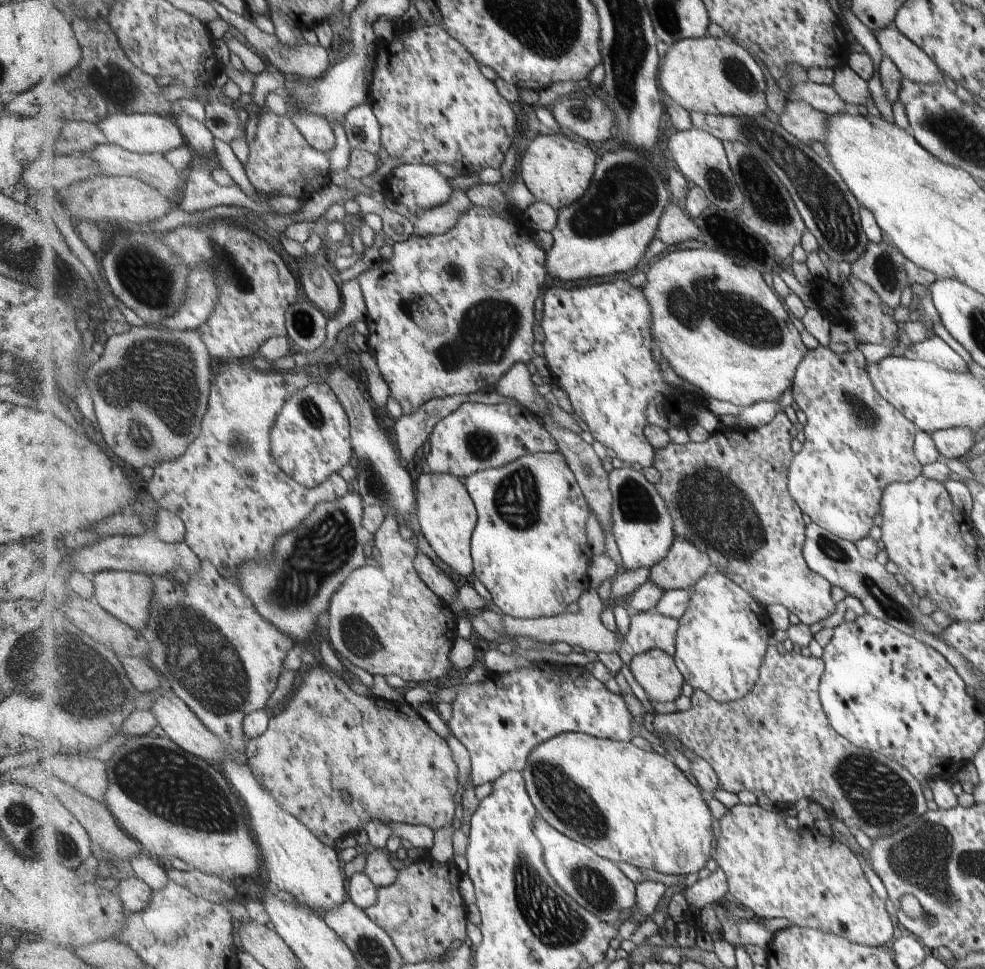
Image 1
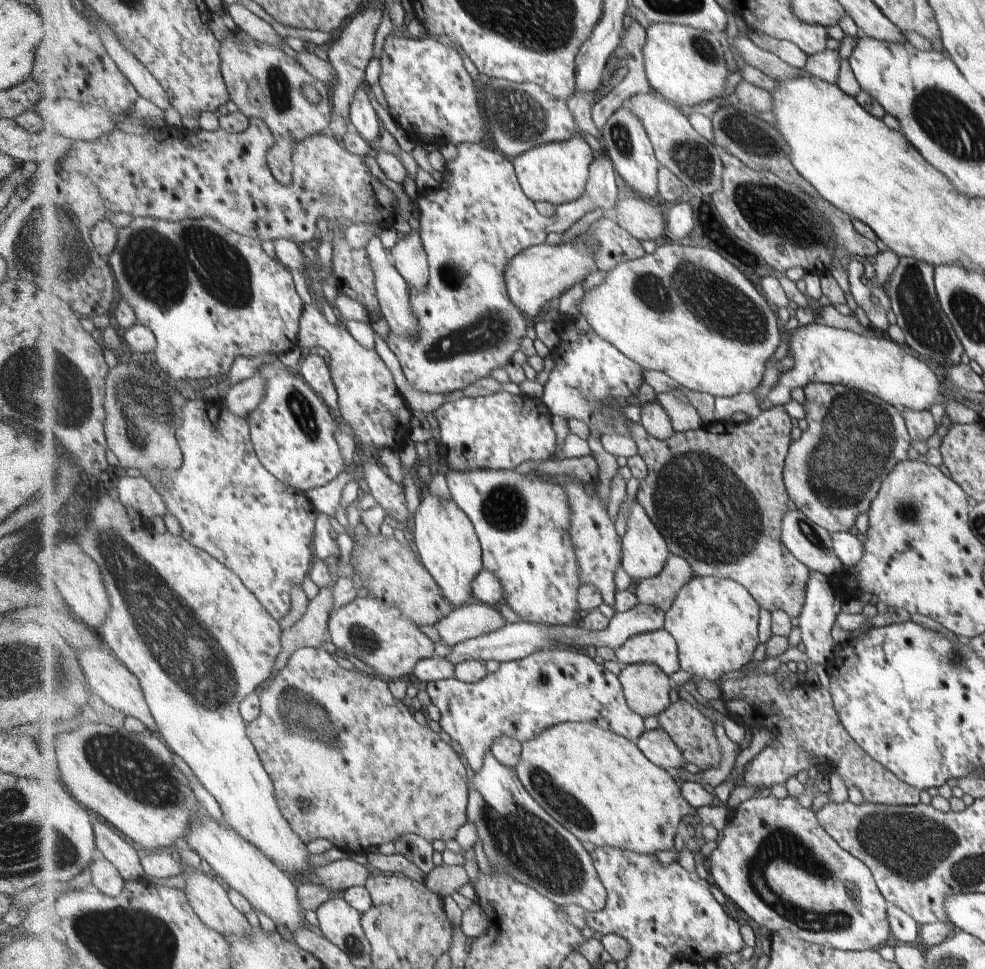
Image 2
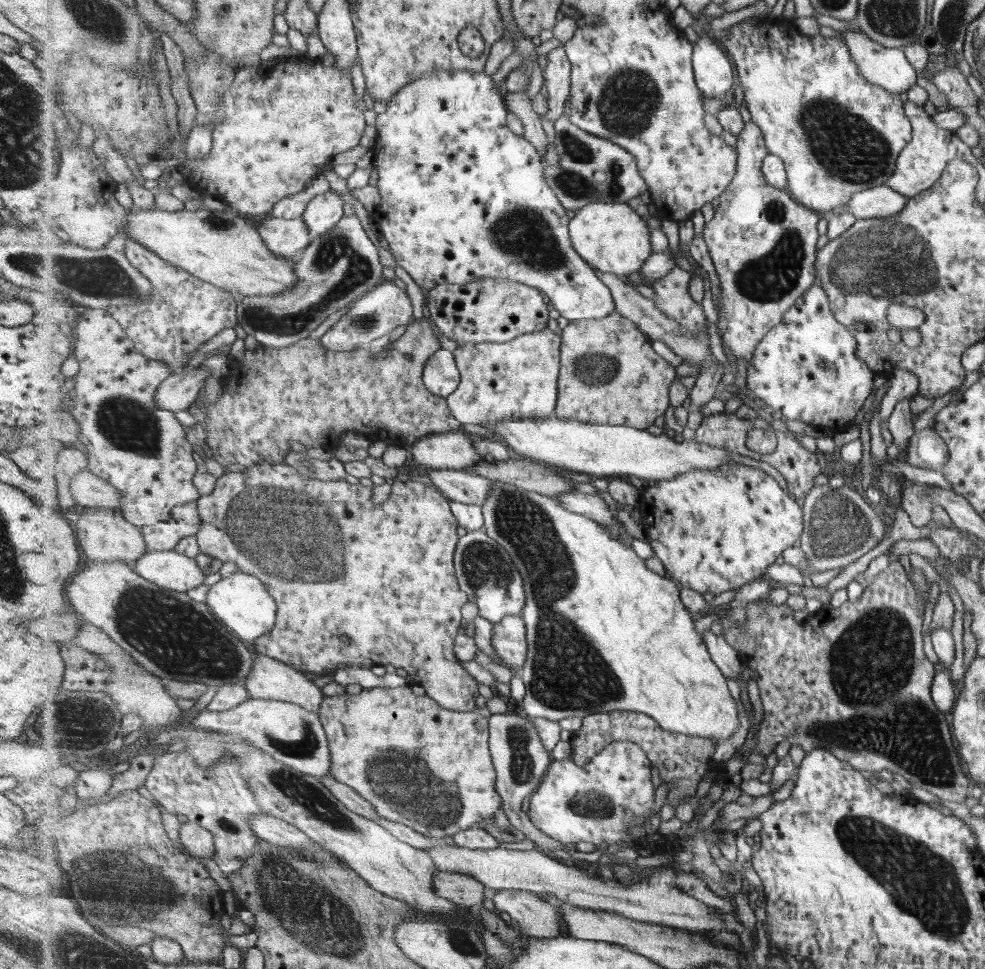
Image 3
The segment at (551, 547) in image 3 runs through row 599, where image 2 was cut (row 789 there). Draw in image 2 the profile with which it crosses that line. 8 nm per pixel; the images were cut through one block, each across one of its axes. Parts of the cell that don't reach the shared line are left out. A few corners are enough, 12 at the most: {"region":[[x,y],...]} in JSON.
{"region":[[593,723],[523,743],[515,772],[579,841],[679,849],[672,772]]}

